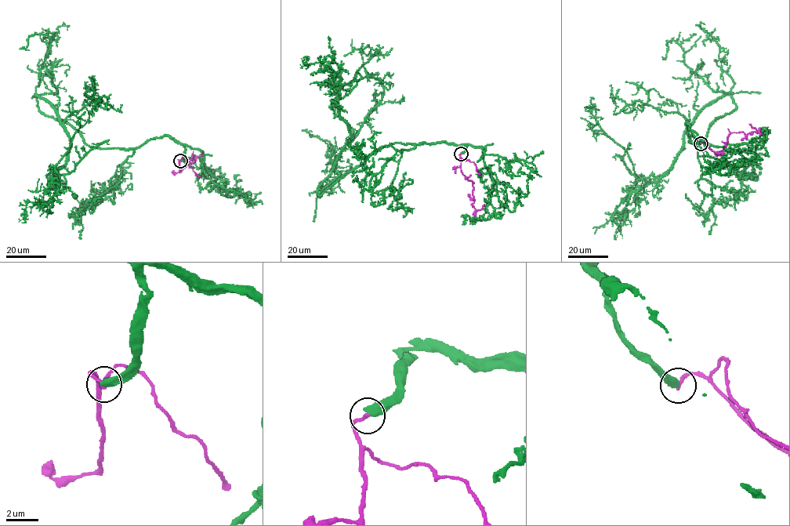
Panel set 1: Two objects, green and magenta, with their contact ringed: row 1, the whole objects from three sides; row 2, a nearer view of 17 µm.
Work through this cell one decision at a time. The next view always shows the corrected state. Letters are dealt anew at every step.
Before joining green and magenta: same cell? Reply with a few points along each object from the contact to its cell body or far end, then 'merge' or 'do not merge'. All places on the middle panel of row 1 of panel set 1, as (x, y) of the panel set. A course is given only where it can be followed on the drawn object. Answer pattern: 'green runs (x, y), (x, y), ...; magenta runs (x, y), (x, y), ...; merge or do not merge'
green runs (461, 154), (465, 145), (391, 143), (318, 194), (351, 137), (337, 88), (377, 50); magenta runs (461, 154), (460, 170), (473, 186), (473, 206), (476, 210), (484, 205); do not merge

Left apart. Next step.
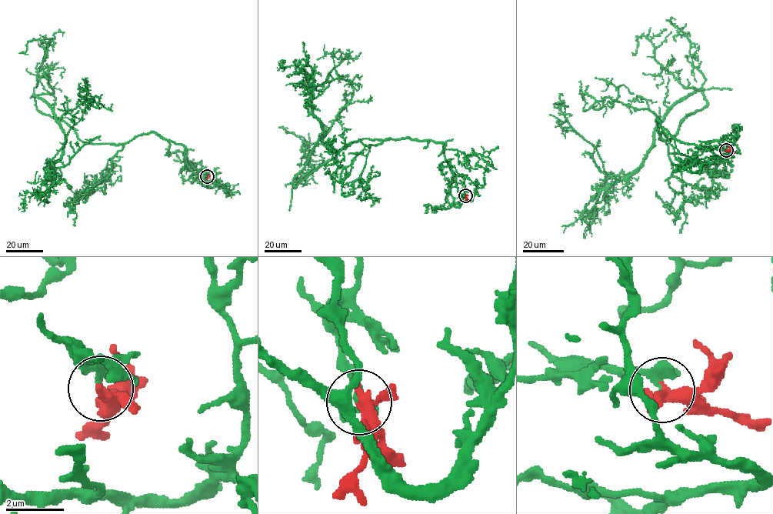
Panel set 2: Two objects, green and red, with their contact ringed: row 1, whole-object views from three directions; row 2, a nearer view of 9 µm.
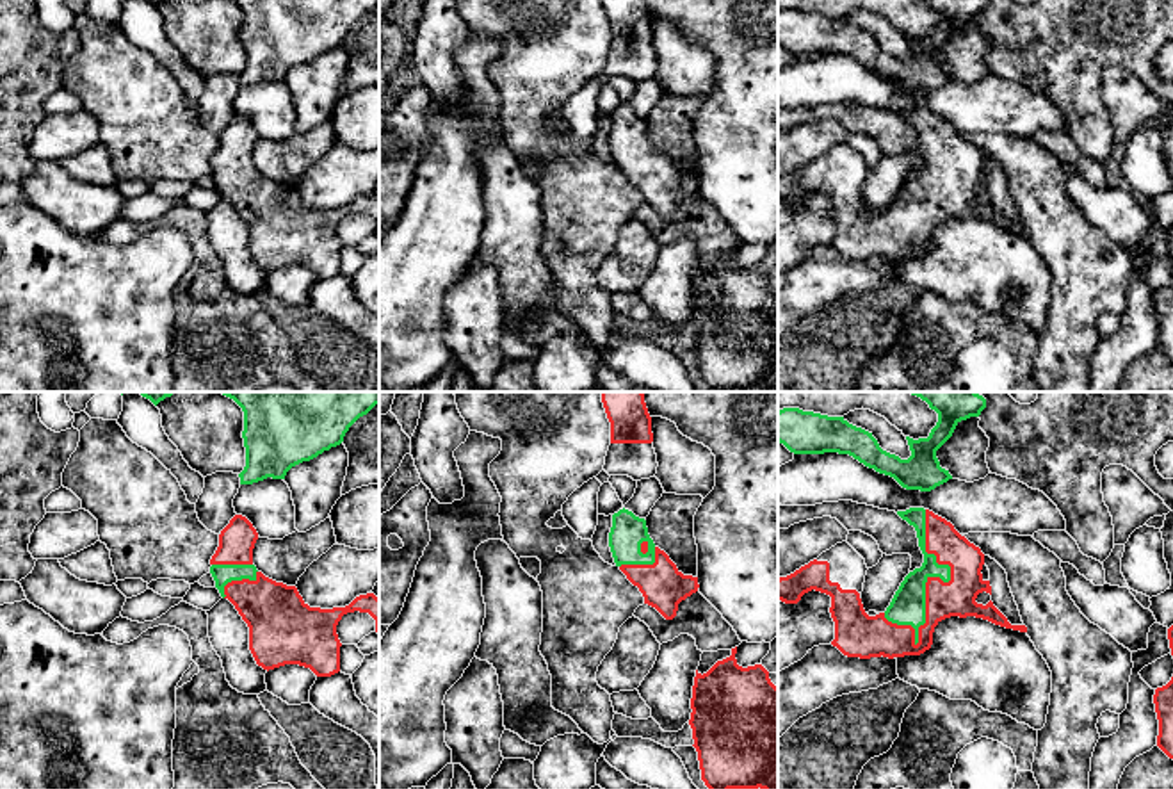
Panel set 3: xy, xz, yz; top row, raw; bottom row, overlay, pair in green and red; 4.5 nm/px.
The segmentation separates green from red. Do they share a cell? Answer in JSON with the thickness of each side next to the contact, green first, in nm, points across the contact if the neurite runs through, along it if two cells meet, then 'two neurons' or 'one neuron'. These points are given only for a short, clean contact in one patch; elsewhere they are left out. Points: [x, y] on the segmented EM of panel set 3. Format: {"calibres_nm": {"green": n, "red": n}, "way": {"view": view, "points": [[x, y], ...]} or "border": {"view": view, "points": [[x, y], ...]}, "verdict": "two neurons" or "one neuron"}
{"calibres_nm": {"green": 160, "red": 160}, "verdict": "one neuron"}

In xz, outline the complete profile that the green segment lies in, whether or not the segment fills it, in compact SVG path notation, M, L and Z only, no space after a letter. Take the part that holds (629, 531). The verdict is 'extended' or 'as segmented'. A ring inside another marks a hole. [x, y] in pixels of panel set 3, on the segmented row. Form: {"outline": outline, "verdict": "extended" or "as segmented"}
{"outline": "M628 509L612 515L609 547L616 566L639 588L644 604L673 620L678 604L698 591L698 577L684 575L648 534L646 520Z", "verdict": "extended"}

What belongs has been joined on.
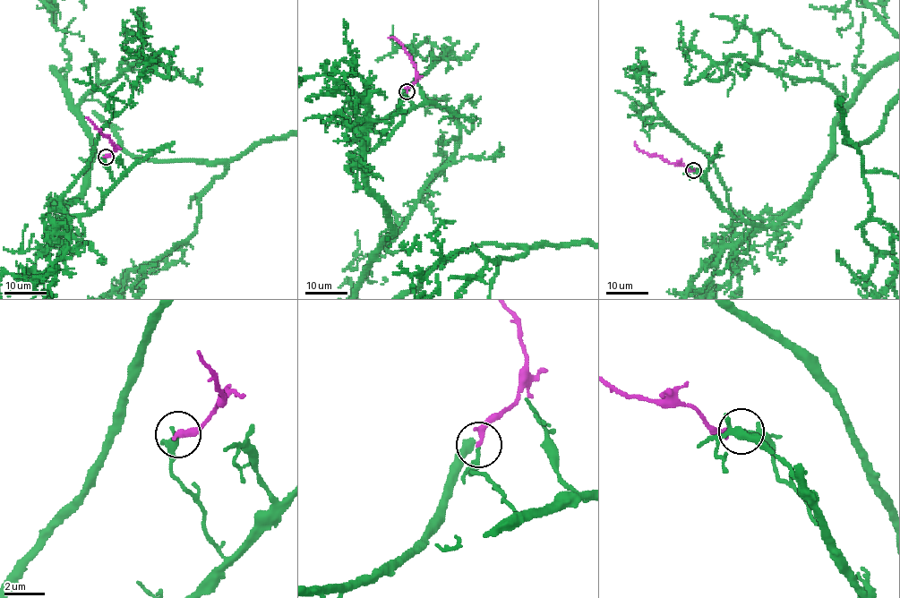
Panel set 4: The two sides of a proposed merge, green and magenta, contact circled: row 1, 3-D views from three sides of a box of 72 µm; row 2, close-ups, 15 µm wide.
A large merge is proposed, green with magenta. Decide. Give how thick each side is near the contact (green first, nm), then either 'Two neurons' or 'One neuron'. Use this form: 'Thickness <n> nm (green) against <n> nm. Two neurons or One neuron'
Thickness 190 nm (green) against 280 nm. One neuron

